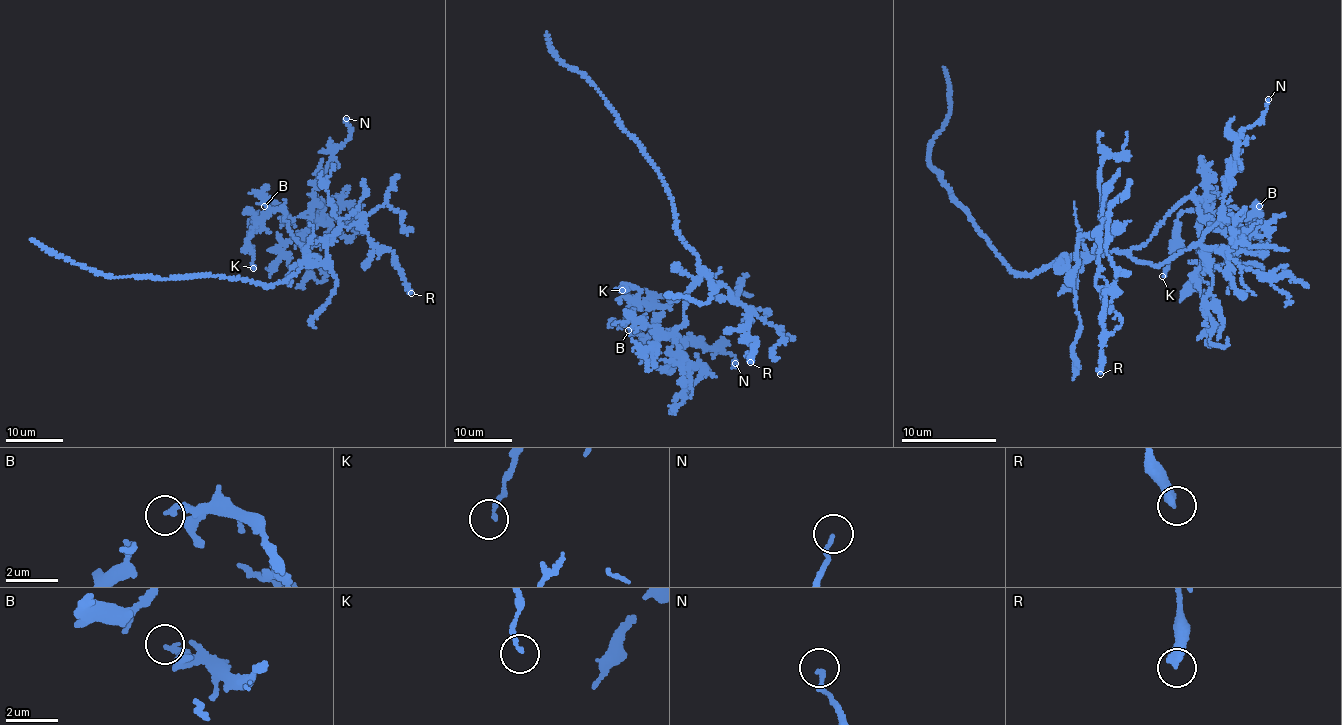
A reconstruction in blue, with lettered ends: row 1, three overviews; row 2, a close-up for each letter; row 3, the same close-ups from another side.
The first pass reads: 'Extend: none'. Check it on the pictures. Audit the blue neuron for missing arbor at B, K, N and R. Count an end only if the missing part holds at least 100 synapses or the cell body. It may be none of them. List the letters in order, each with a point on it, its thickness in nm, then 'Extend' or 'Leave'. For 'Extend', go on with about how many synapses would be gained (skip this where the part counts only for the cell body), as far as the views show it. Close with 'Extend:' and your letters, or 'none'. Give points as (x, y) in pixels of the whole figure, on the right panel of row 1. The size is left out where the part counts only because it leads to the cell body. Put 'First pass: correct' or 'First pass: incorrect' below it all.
B: Place: (1259, 206). Thickness 240 nm. Leave
K: Place: (1162, 276). Thickness 150 nm. Leave
N: Place: (1268, 99). Thickness 160 nm. Leave
R: Place: (1100, 374). Thickness 360 nm. Leave
Extend: none
First pass: correct

